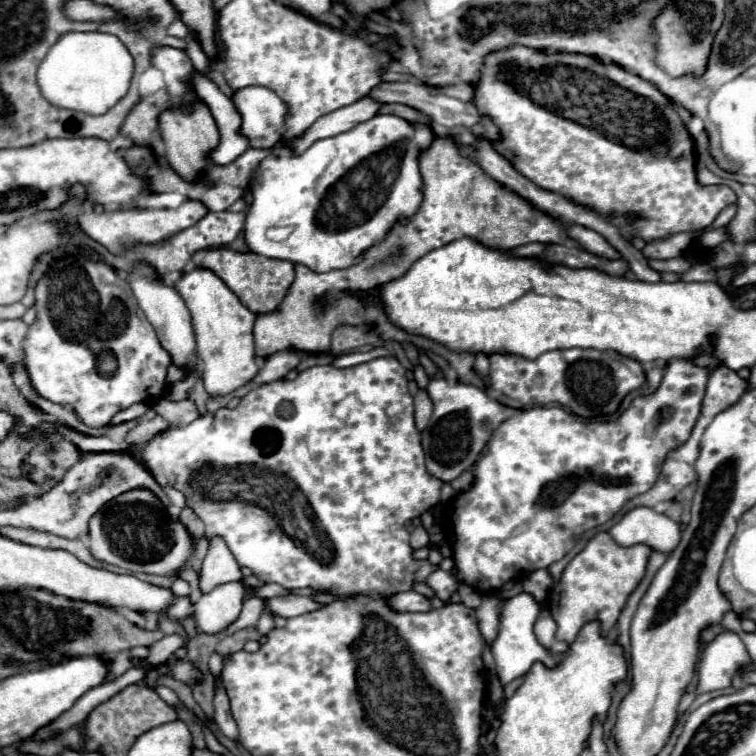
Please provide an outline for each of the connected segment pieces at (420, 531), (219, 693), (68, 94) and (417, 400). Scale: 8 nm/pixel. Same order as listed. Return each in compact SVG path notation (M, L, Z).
M418 525L418 527L412 531L412 535L410 535L410 543L412 543L414 549L426 547L426 545L428 545L428 531L426 531L422 525Z
M218 685L214 689L214 723L220 727L220 731L226 737L238 739L238 727L232 717L232 711L230 711L230 699L226 695L224 685Z
M64 33L42 59L36 81L42 95L54 105L86 115L104 115L112 109L130 87L134 59L126 45L110 33Z
M418 389L418 393L414 395L414 407L416 407L416 427L418 427L418 431L424 431L430 415L432 415L432 401L430 401L426 389Z

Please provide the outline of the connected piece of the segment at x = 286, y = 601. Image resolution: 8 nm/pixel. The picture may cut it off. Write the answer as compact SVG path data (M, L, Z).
M284 595L284 597L272 597L266 599L266 611L272 615L280 615L280 617L298 617L302 613L314 611L316 607L320 607L320 603L316 603L310 597L300 597L300 595Z

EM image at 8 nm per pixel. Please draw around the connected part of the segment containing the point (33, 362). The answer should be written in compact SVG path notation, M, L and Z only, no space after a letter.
M78 247L76 253L48 265L48 271L36 283L34 295L36 321L28 327L24 355L32 387L40 397L72 407L78 419L88 427L104 427L118 411L144 401L154 405L166 395L166 371L172 363L170 353L160 345L148 319L144 319L128 283L116 269L100 261L90 247Z

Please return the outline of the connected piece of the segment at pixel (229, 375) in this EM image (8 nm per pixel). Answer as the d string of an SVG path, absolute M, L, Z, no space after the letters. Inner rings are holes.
M192 267L186 269L180 279L174 283L178 293L184 297L186 307L192 317L192 327L196 335L196 351L202 359L204 387L210 395L226 395L248 381L258 373L252 327L256 313L248 311L238 297L228 289L228 285L210 269Z

